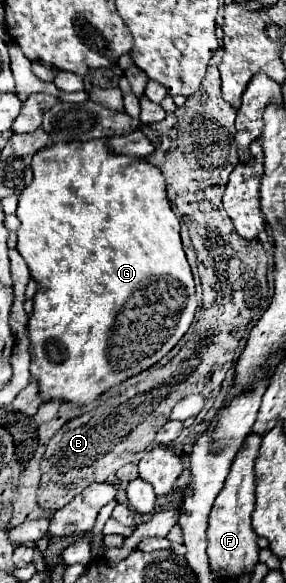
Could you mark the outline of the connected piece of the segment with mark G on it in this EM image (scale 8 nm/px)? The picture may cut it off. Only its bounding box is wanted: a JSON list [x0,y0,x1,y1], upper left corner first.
[16,140,196,406]

